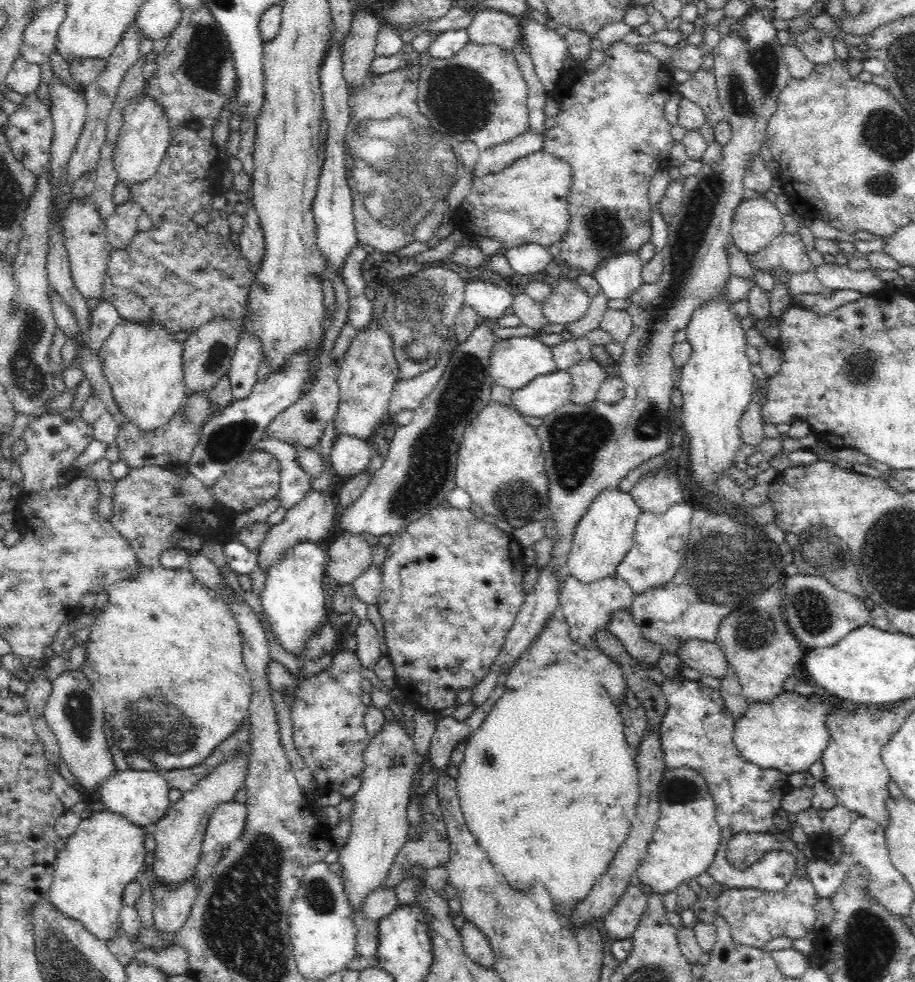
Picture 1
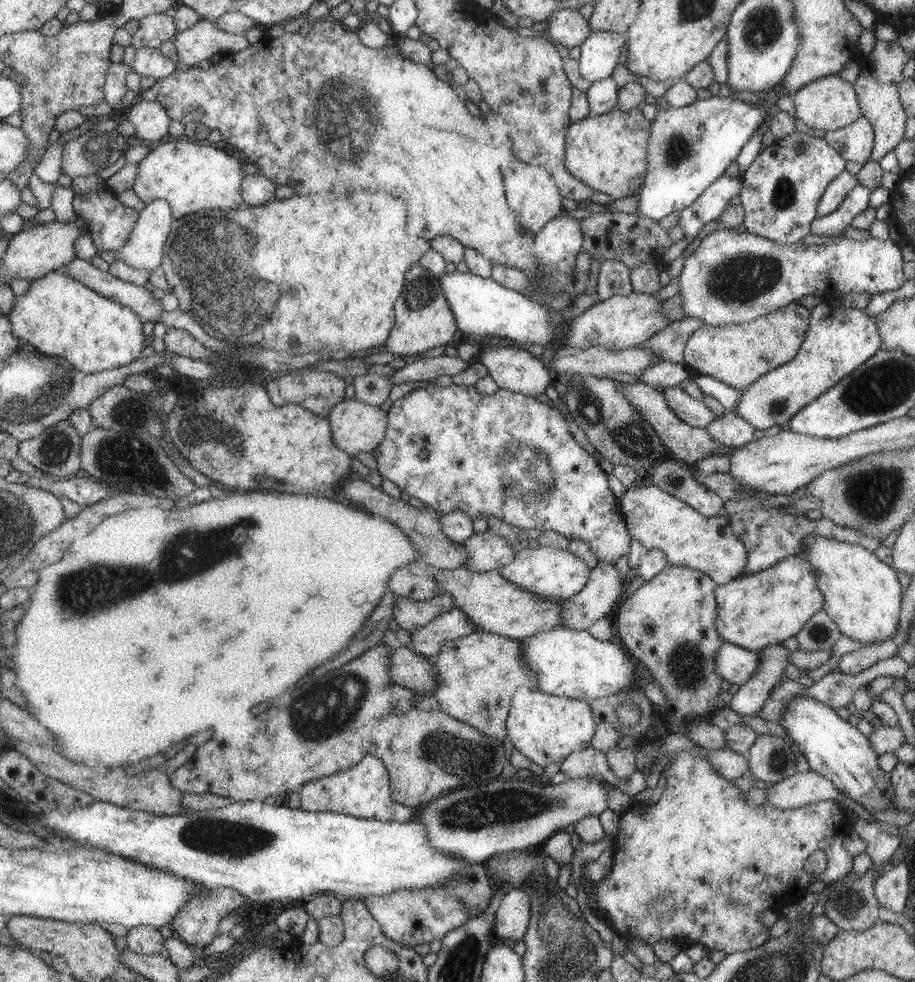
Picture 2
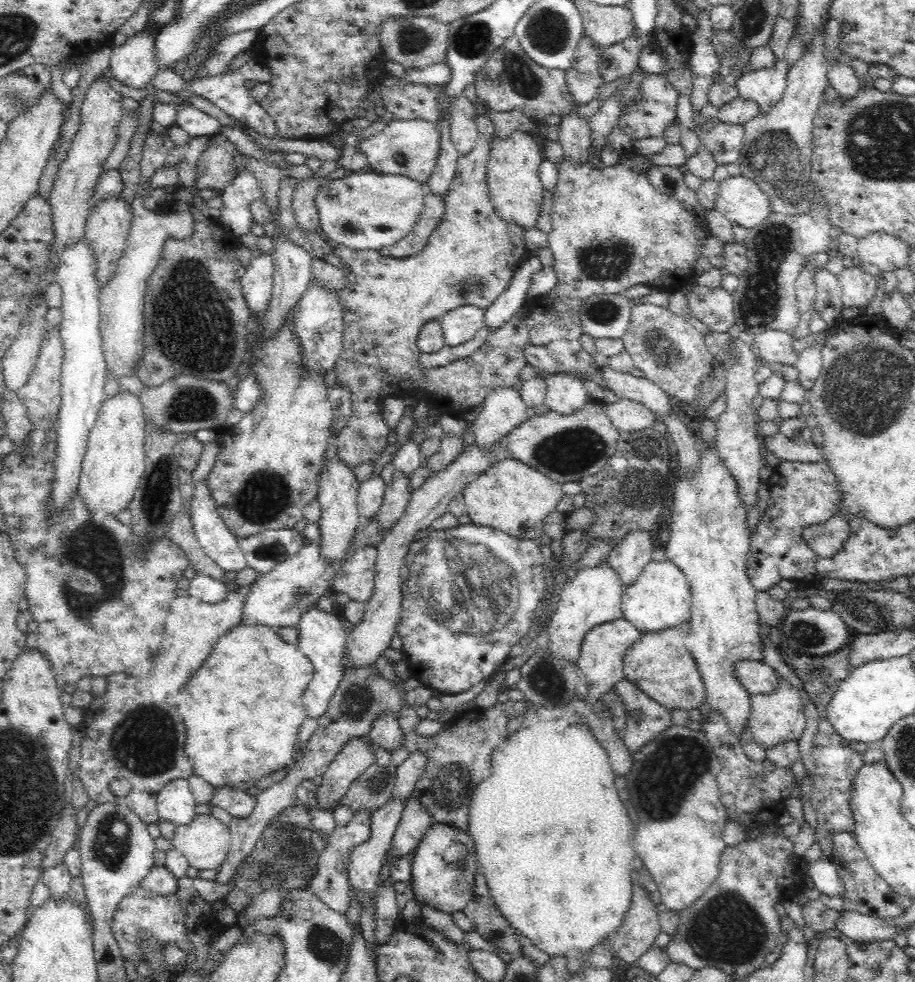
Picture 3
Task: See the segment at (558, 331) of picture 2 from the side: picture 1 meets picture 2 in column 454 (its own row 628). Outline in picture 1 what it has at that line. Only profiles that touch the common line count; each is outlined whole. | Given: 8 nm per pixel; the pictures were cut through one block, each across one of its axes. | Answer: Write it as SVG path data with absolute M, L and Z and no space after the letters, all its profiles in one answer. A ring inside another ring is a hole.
M304 541L294 545L279 563L272 564L261 593L263 611L270 628L286 652L299 653L323 623L325 604L330 602L326 577L326 552L320 544Z

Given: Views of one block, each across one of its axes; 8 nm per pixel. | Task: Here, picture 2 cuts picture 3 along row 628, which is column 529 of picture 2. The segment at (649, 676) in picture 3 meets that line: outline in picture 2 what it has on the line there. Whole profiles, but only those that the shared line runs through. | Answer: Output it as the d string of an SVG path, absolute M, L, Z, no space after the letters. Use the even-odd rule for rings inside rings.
M475 630L467 636L446 640L441 644L435 658L431 659L438 687L426 695L415 693L415 708L422 711L444 712L447 716L470 724L480 733L485 733L501 742L506 736L506 719L509 718L509 708L514 692L519 687L538 688L534 670L522 659L520 641L508 639L495 633Z

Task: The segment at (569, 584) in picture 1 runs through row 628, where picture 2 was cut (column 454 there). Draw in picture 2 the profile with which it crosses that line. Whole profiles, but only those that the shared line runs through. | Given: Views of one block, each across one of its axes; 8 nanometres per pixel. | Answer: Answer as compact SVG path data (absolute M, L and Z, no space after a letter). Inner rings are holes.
M464 566L443 569L436 575L436 585L439 592L451 596L455 608L462 610L466 618L474 624L475 630L522 641L541 631L565 627L560 619L563 601L557 603L538 598L537 595L511 584L497 569L482 573L471 572Z

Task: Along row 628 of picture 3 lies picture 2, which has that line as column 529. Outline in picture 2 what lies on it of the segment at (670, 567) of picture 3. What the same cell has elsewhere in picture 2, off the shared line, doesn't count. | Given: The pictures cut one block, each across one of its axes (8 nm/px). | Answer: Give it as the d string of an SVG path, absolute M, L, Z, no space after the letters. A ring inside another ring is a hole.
M559 627L558 630L538 632L520 641L520 653L534 670L537 689L541 692L586 702L627 688L635 674L633 662L621 652L619 646L591 637L587 629L578 631Z

